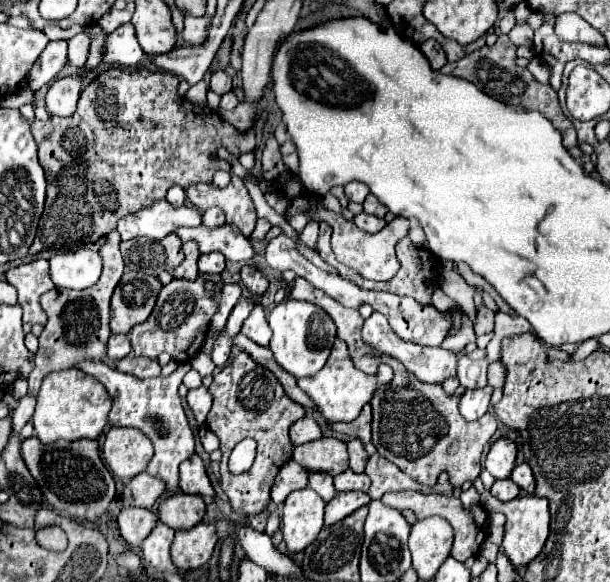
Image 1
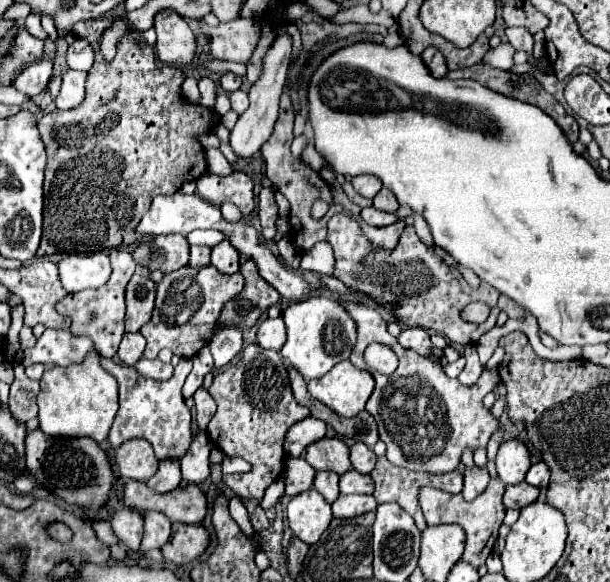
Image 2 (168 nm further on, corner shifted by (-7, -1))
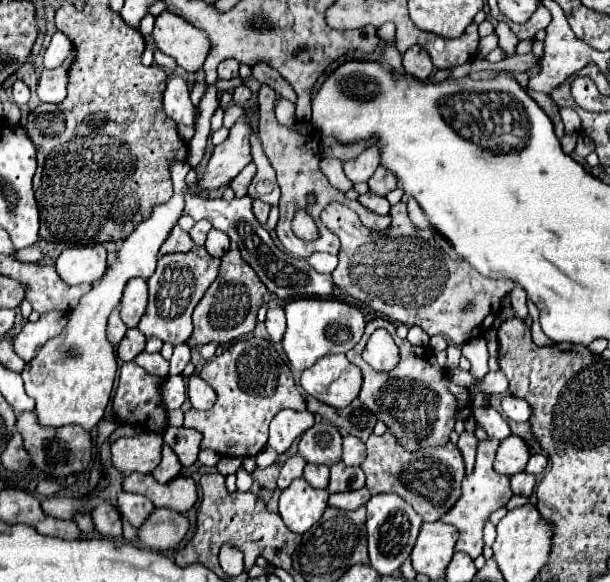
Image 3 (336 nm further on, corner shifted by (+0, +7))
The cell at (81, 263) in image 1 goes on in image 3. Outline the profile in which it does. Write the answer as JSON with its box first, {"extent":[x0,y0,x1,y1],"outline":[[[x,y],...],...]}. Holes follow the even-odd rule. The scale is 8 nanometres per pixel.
{"extent":[56,247,106,285],"outline":[[[70,247],[56,261],[56,271],[68,285],[94,285],[106,273],[106,247]]]}

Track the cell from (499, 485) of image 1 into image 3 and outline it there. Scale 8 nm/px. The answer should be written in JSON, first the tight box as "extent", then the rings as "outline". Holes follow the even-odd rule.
{"extent":[512,473,536,497],"outline":[[[518,473],[518,475],[512,477],[512,491],[516,495],[530,497],[532,491],[534,491],[534,487],[536,487],[536,477],[530,475],[530,473]]]}

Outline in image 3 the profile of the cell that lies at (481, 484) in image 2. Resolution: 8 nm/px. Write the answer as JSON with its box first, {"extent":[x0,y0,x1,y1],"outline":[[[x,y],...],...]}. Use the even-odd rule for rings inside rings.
{"extent":[458,431,478,473],"outline":[[[462,431],[460,433],[460,439],[458,439],[458,447],[464,455],[464,461],[466,461],[466,473],[470,473],[470,469],[474,467],[474,459],[476,459],[476,443],[478,439],[468,433],[468,431]]]}

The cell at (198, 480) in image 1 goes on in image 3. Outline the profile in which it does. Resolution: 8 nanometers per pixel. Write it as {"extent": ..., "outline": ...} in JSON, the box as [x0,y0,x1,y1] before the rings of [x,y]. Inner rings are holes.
{"extent":[164,427,202,467],"outline":[[[166,427],[166,433],[164,433],[164,443],[172,447],[172,451],[178,455],[184,467],[192,465],[198,459],[200,441],[202,441],[202,435],[186,427]]]}

